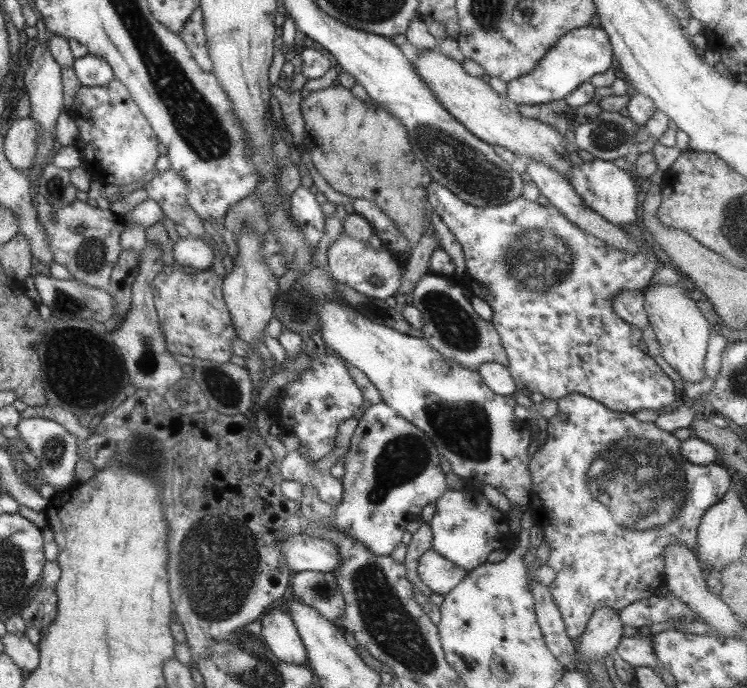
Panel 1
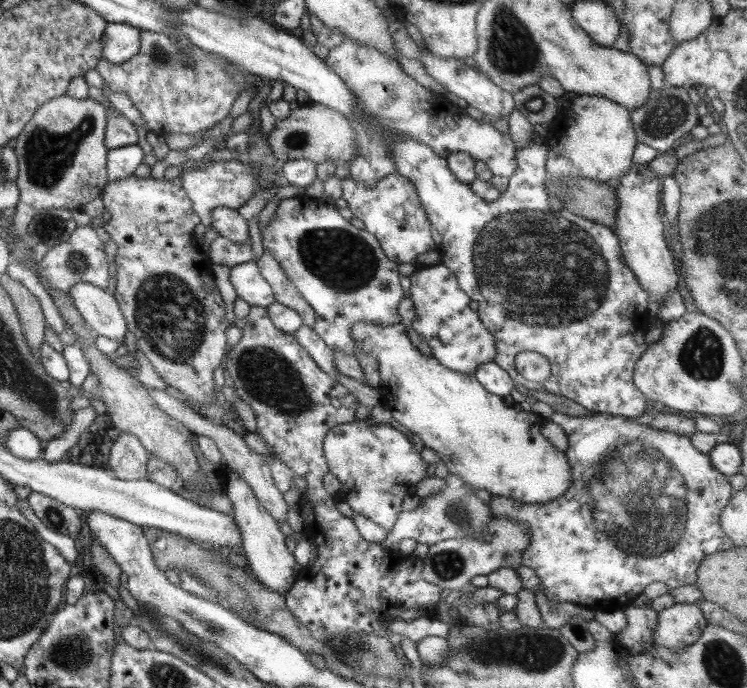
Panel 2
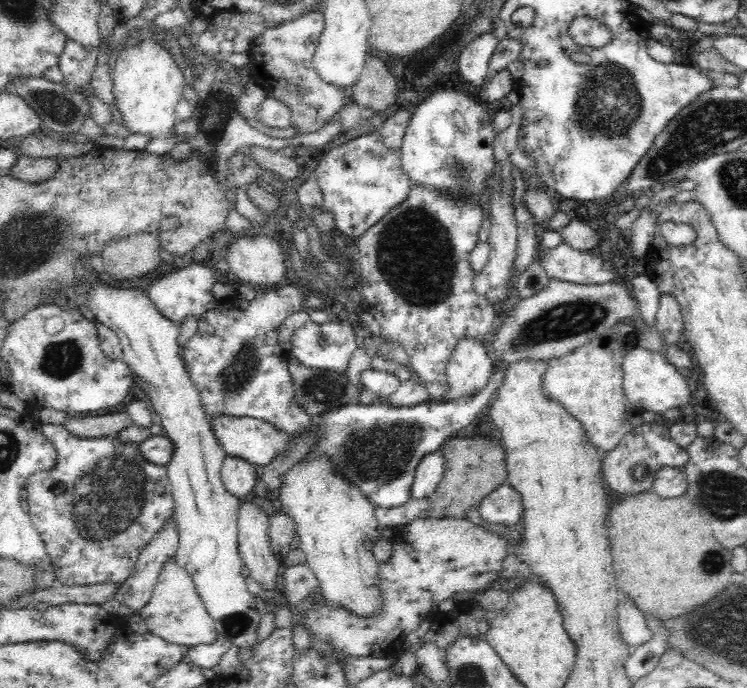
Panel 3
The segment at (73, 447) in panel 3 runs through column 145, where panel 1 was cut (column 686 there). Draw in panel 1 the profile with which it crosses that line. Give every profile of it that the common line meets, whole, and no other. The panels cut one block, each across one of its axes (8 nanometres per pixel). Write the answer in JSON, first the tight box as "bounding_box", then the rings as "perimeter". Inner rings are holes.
{"bounding_box":[526,393,731,642],"perimeter":[[[577,393],[565,395],[557,399],[556,403],[558,411],[565,413],[565,418],[554,415],[546,420],[547,432],[541,437],[539,448],[528,462],[531,488],[526,514],[528,522],[534,523],[541,529],[543,541],[549,547],[549,558],[547,558],[545,565],[556,574],[551,585],[548,586],[548,590],[553,605],[557,608],[564,622],[565,634],[576,642],[595,610],[611,608],[613,611],[619,612],[626,605],[655,595],[657,588],[661,588],[665,582],[662,552],[668,545],[680,543],[695,555],[699,563],[699,559],[697,559],[698,547],[695,543],[699,522],[703,513],[725,495],[725,491],[731,486],[731,478],[729,470],[722,465],[711,463],[701,466],[687,462],[679,452],[679,441],[674,438],[672,433],[661,430],[655,423],[641,422],[635,419],[632,414],[610,411],[604,404]]]}

